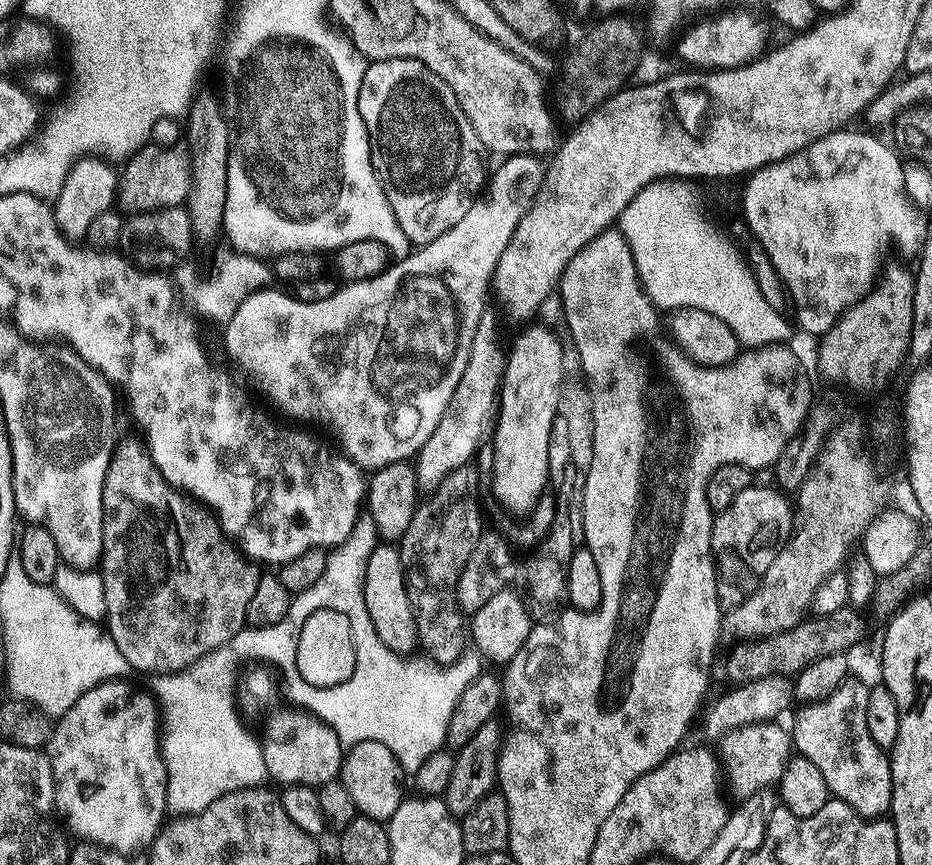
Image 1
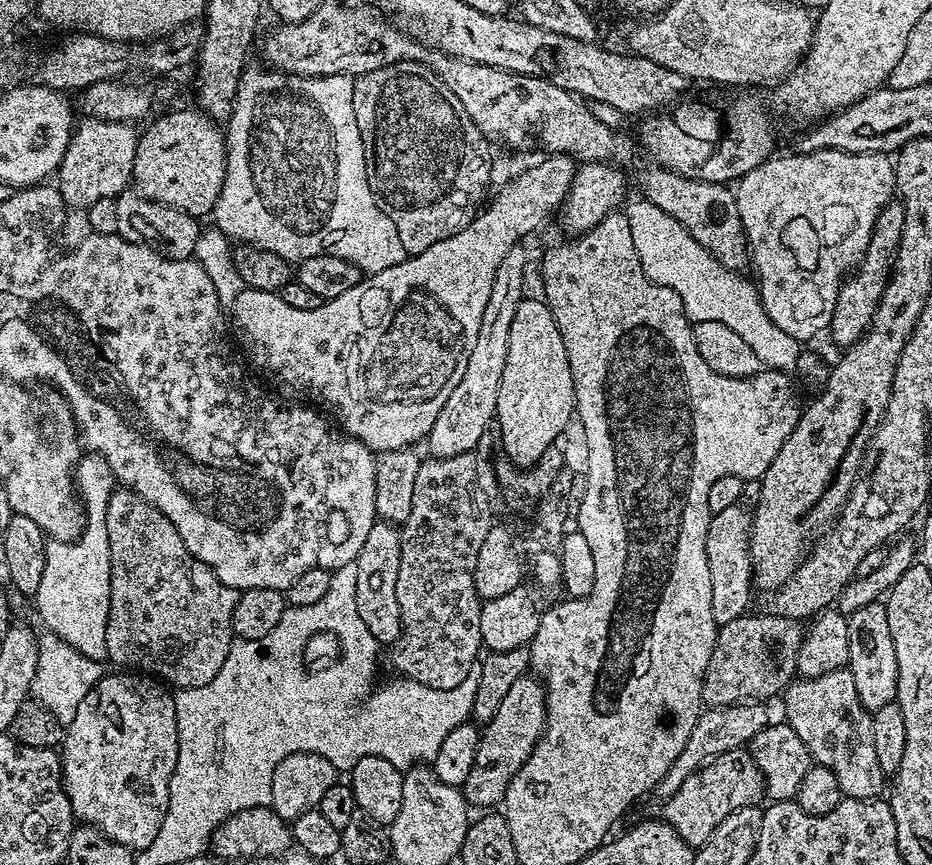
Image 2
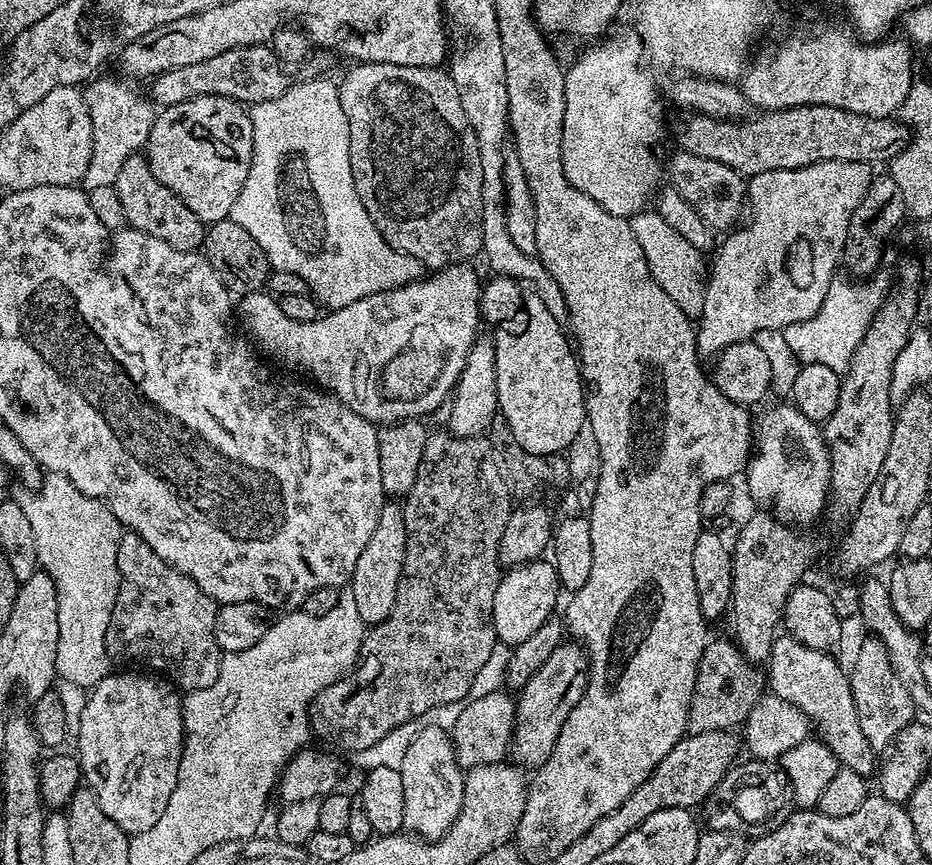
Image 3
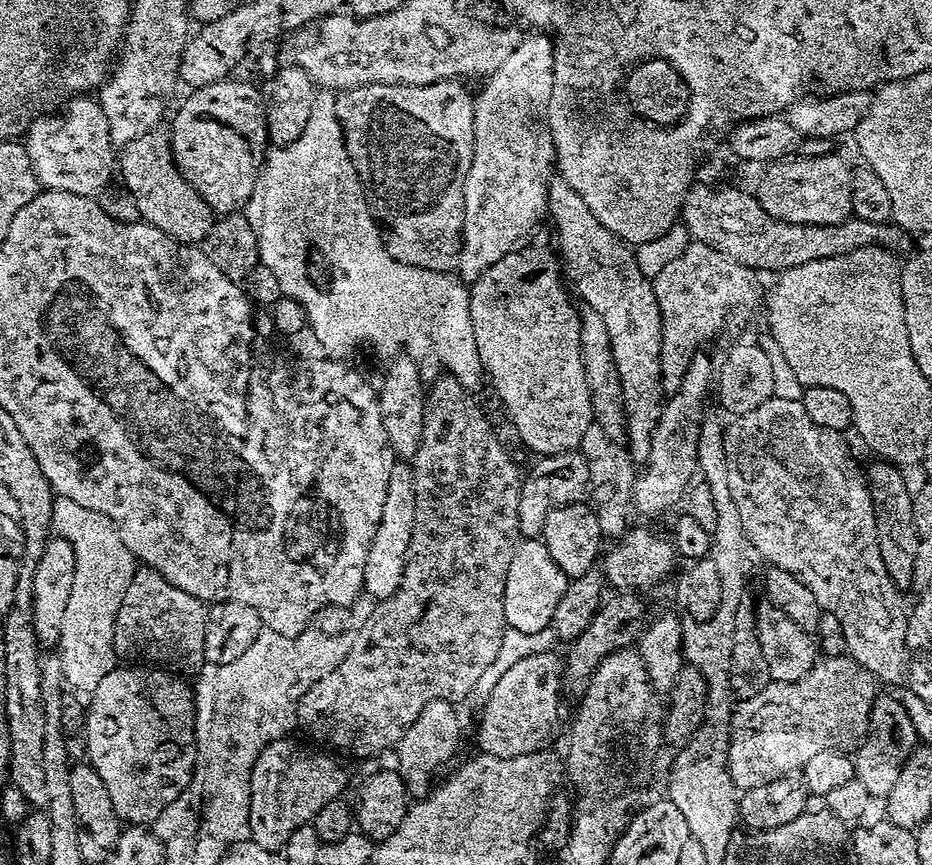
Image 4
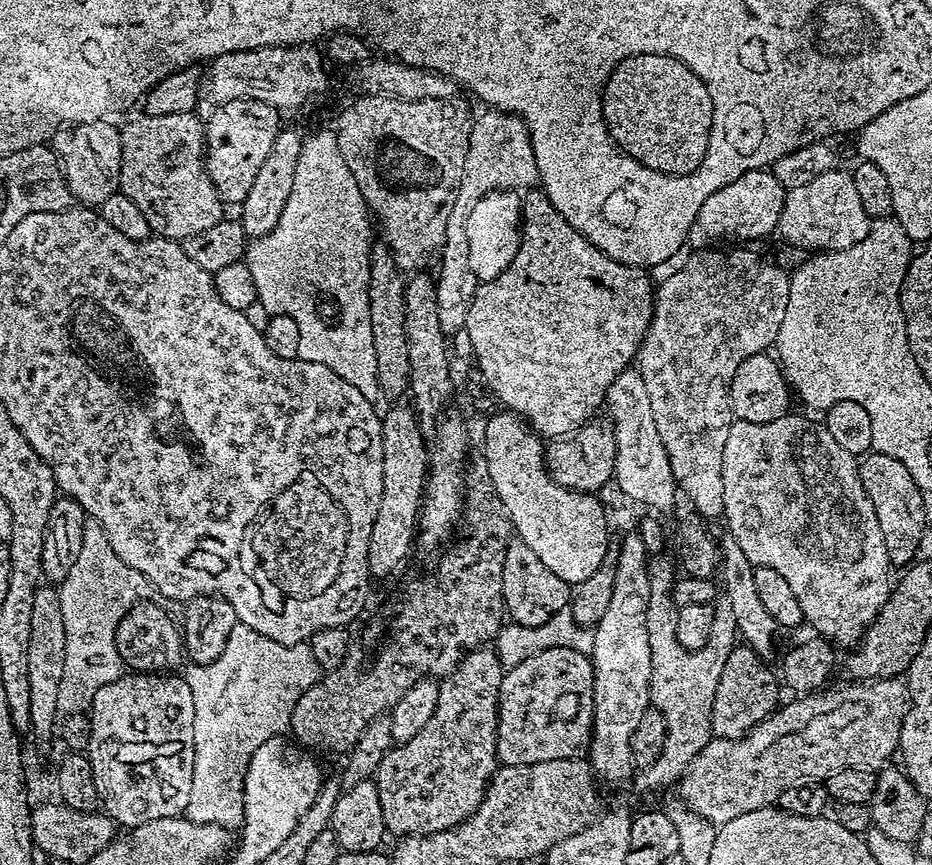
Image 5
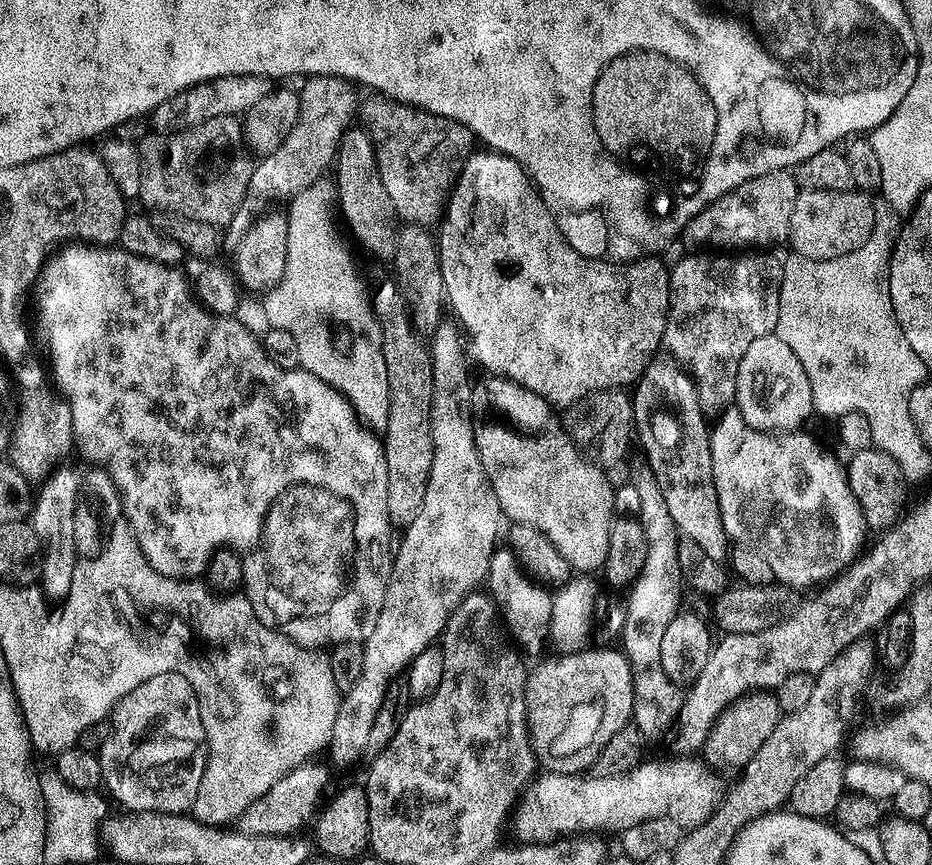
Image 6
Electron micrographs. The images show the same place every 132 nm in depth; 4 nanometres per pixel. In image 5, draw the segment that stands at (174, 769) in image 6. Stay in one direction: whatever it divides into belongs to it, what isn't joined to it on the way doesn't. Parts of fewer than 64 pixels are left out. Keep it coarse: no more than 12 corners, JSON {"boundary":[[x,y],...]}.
{"boundary":[[180,674],[95,689],[88,761],[131,830],[187,813],[196,698]]}

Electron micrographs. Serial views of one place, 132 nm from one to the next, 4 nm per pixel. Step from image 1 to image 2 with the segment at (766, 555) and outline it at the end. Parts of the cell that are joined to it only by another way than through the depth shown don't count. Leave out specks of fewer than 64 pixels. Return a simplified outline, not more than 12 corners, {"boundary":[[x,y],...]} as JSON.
{"boundary":[[735,504],[708,521],[714,622],[749,611],[752,517]]}

